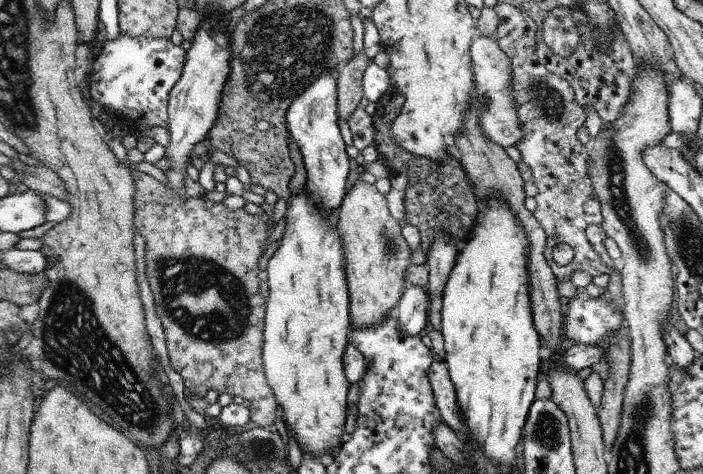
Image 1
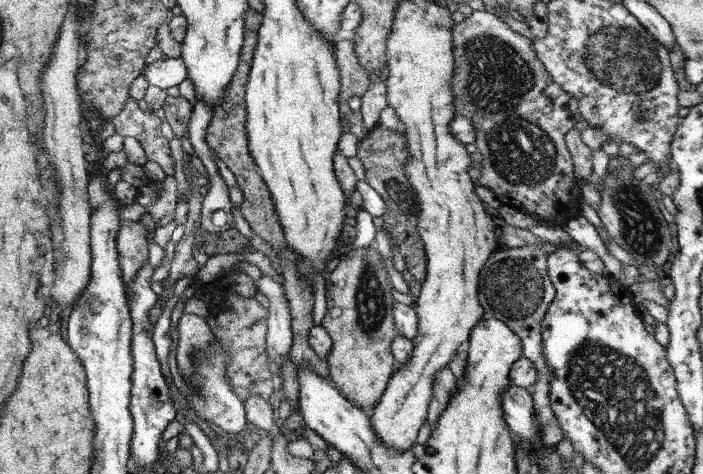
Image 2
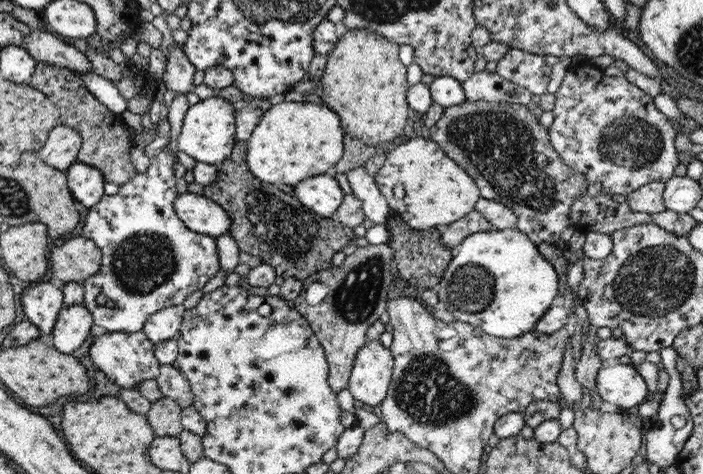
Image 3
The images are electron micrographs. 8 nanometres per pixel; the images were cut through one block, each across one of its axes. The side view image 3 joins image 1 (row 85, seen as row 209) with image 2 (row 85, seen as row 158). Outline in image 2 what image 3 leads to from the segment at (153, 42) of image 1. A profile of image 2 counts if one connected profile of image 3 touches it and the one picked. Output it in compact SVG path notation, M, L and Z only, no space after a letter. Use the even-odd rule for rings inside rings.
M180 57L165 60L156 60L148 64L143 71L147 84L157 86L162 90L177 86L186 79L185 64Z

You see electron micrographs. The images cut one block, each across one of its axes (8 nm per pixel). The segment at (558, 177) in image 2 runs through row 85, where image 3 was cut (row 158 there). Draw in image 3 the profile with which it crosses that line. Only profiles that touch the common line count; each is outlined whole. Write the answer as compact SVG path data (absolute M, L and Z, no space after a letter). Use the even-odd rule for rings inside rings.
M467 101L443 108L439 120L427 130L424 136L438 144L439 149L463 171L471 176L471 180L479 189L479 194L487 200L499 202L516 214L516 225L522 234L527 236L535 246L541 242L550 242L565 248L559 236L567 229L571 201L577 195L587 193L589 196L602 194L599 184L591 184L583 174L574 172L563 165L550 146L547 132L537 120L537 112L531 112L524 105L505 102Z

